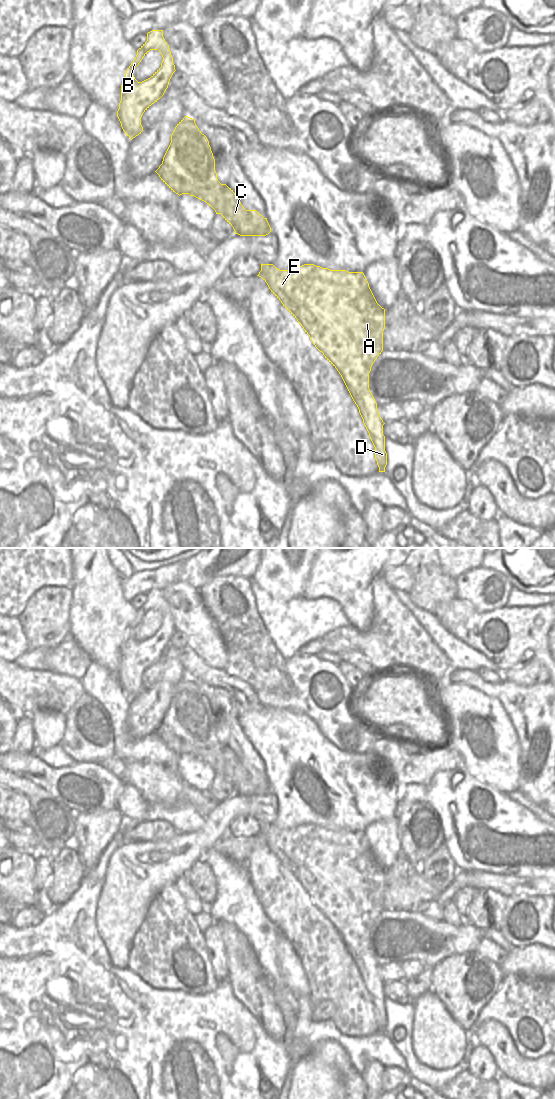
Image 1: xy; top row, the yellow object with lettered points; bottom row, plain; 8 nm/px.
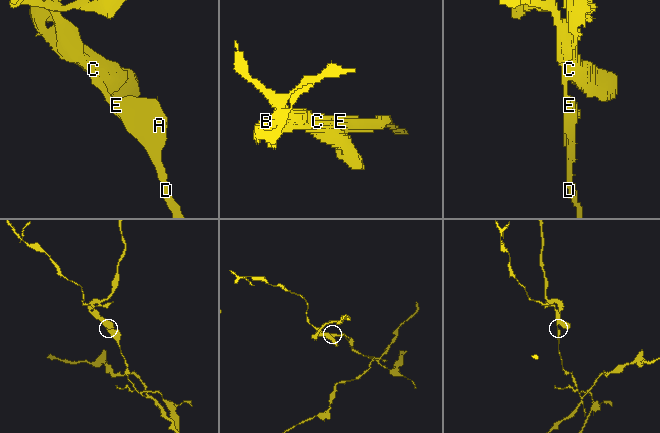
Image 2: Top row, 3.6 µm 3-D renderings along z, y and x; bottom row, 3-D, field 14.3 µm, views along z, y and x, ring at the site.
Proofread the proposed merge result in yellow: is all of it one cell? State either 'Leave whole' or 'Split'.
Split

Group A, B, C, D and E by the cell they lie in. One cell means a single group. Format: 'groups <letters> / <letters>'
groups A D E / B C

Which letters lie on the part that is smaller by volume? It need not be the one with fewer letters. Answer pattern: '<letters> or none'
B, C

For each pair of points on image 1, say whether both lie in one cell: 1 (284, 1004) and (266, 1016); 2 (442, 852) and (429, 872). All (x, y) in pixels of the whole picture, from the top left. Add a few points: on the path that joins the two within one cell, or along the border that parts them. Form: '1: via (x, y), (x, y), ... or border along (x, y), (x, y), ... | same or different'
1: border along (270, 986), (275, 1004), (282, 1015), (285, 1031) | different
2: via (437, 857), (431, 862), (431, 867) | same

